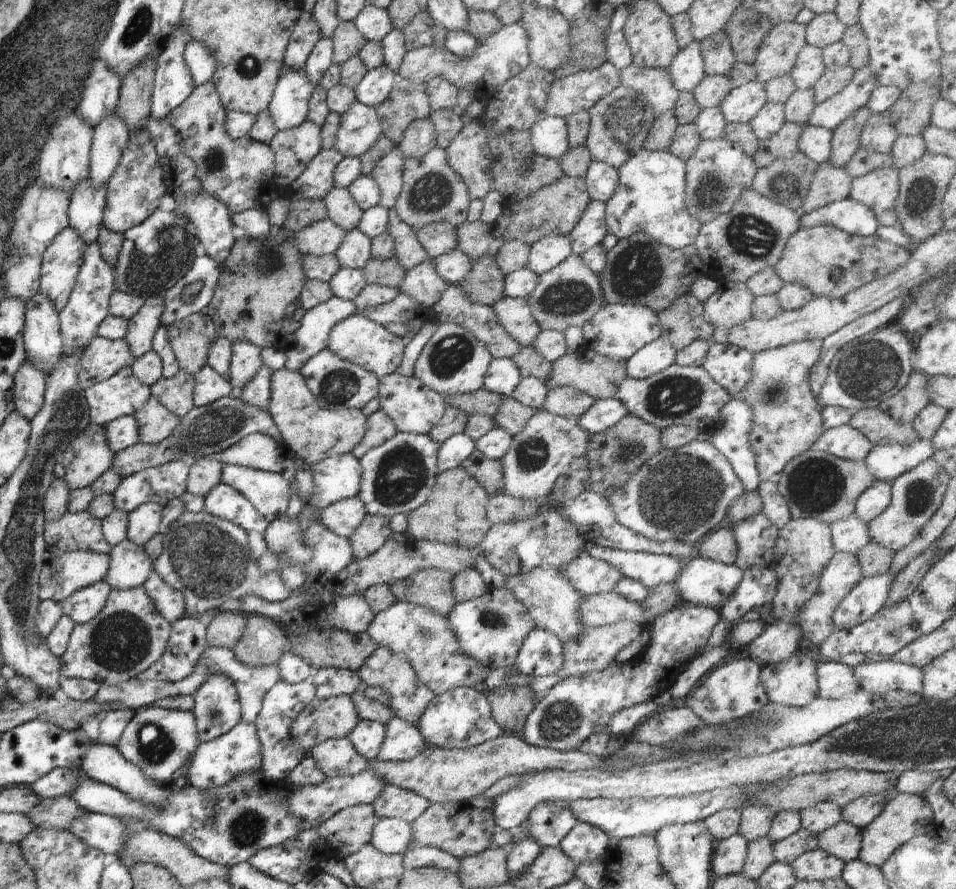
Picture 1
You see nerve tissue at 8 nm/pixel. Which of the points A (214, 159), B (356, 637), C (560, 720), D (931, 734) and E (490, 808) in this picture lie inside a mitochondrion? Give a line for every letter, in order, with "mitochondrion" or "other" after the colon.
A: mitochondrion
B: other
C: mitochondrion
D: mitochondrion
E: other

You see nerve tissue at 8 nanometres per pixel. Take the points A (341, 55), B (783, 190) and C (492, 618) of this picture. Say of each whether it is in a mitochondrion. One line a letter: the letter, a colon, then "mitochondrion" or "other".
A: other
B: mitochondrion
C: mitochondrion

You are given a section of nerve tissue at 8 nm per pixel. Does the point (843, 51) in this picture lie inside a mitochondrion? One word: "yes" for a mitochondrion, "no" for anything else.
no

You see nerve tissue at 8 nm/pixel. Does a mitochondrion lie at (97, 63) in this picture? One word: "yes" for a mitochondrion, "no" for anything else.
yes

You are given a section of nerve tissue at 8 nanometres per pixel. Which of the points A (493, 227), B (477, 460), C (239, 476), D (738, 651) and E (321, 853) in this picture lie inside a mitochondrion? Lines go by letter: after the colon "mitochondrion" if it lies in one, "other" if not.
A: other
B: other
C: other
D: other
E: other

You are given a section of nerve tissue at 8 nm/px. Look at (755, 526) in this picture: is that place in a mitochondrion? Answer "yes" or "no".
no

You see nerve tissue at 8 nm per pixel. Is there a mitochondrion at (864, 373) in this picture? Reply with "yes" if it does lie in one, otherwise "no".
yes

